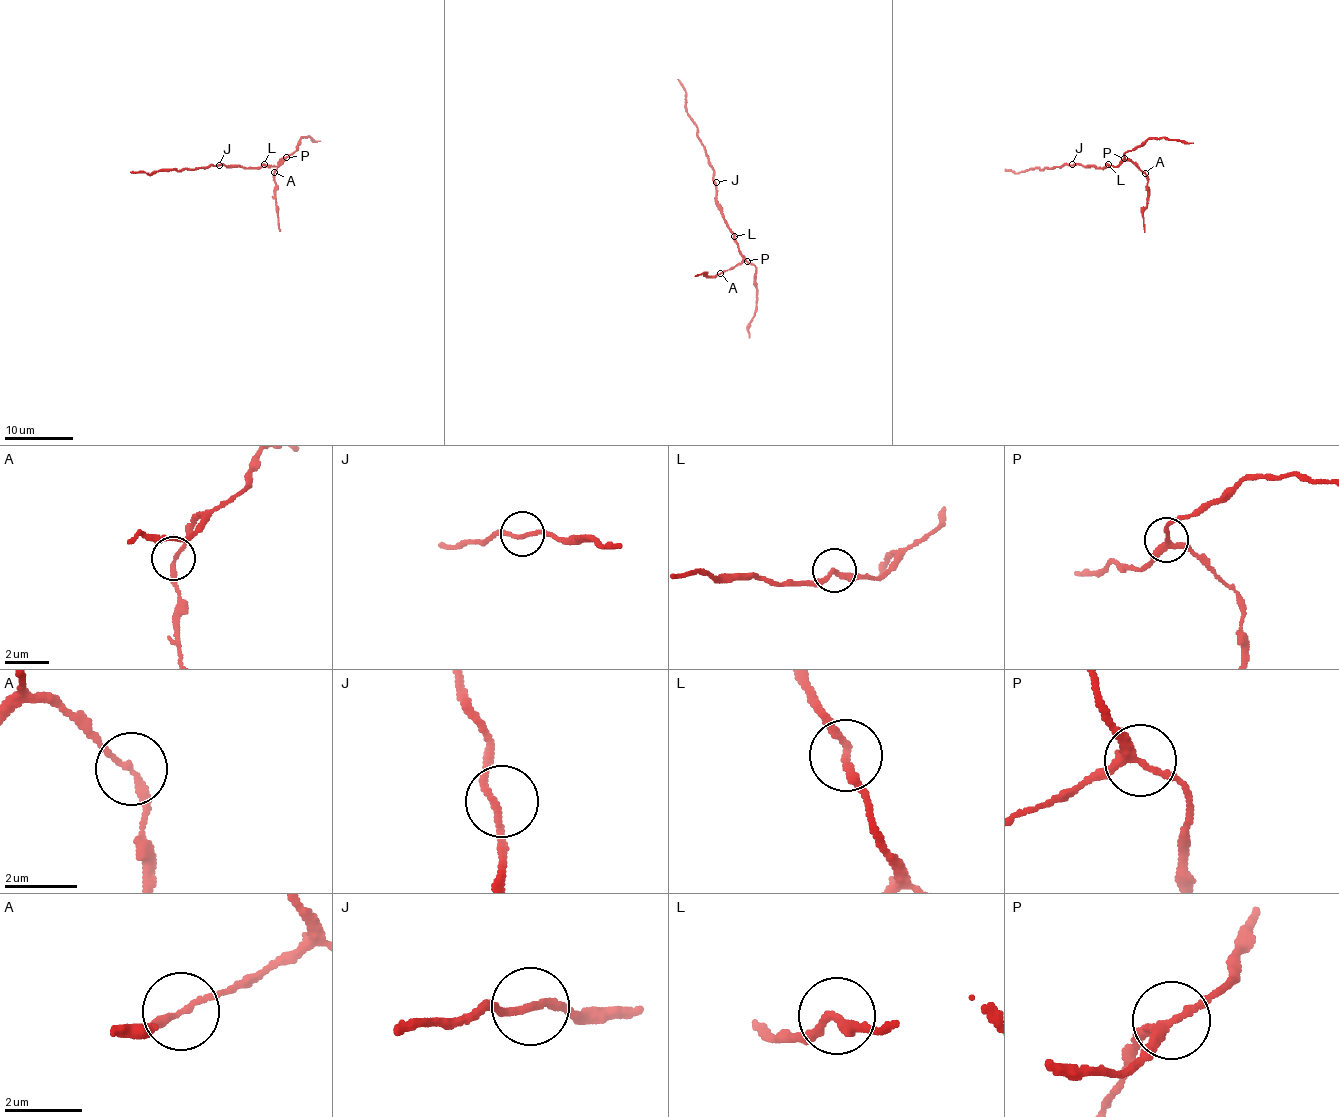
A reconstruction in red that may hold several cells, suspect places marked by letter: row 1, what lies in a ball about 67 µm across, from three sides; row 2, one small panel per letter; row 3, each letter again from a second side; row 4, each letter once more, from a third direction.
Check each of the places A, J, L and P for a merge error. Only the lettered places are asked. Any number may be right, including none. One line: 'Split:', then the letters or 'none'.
Split: A, P

